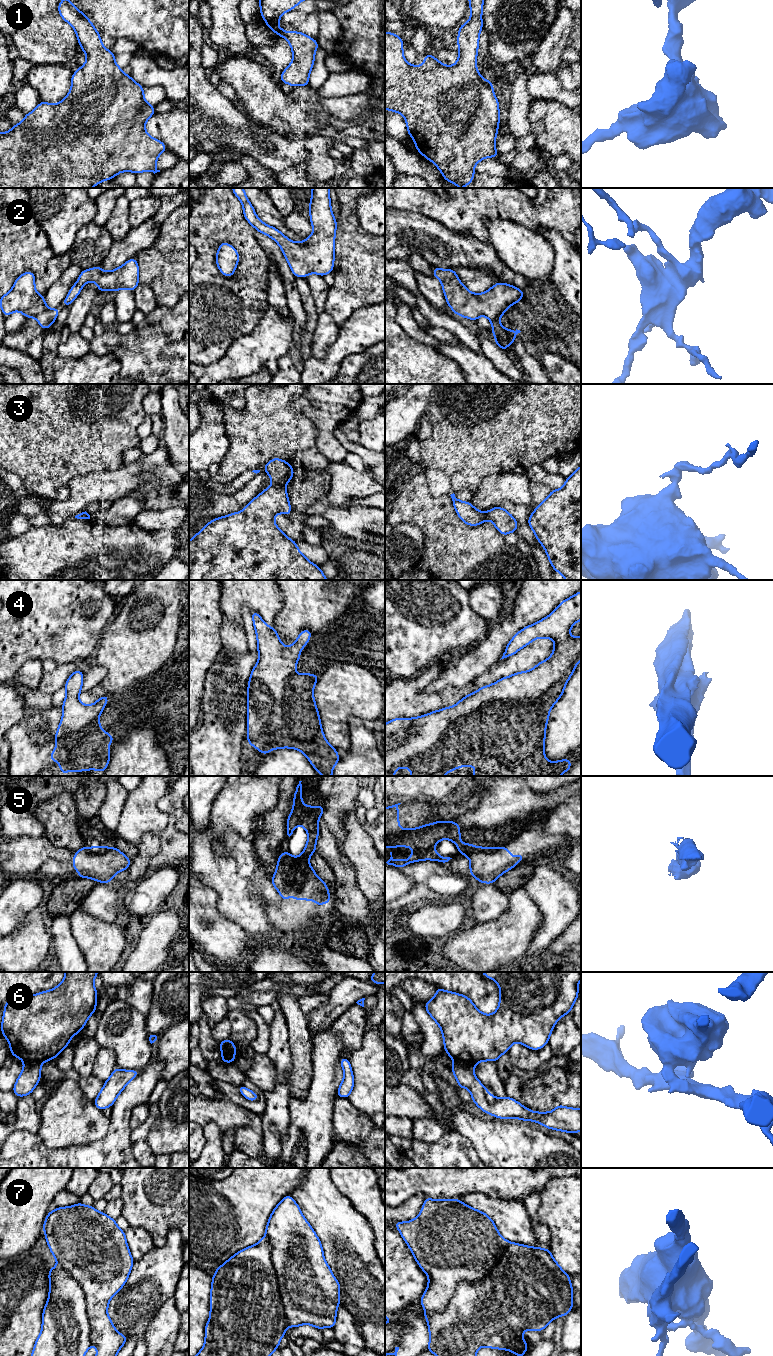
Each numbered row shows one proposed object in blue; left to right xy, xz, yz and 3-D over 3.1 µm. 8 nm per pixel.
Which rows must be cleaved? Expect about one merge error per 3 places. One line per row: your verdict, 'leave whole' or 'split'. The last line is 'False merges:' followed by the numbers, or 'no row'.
1: leave whole
2: leave whole
3: split
4: leave whole
5: split
6: split
7: split
False merges: 3, 5, 6, 7

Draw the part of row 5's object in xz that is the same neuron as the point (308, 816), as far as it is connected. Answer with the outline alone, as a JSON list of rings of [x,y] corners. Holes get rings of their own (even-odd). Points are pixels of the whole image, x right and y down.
[[[302,781],[296,787],[293,799],[293,809],[287,819],[287,835],[290,837],[296,826],[301,824],[308,833],[306,846],[300,856],[293,857],[289,852],[280,854],[281,861],[286,867],[287,879],[304,880],[303,869],[309,865],[310,855],[316,852],[316,841],[319,836],[318,820],[325,806],[305,806],[302,803]]]

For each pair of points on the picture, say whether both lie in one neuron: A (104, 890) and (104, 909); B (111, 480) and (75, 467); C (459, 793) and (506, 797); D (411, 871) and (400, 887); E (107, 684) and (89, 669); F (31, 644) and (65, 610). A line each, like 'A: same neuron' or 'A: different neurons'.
A: same neuron
B: different neurons
C: different neurons
D: different neurons
E: different neurons
F: same neuron

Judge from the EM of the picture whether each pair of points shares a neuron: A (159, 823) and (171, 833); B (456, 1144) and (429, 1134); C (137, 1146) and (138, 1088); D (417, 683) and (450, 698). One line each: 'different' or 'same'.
A: different
B: different
C: different
D: same

